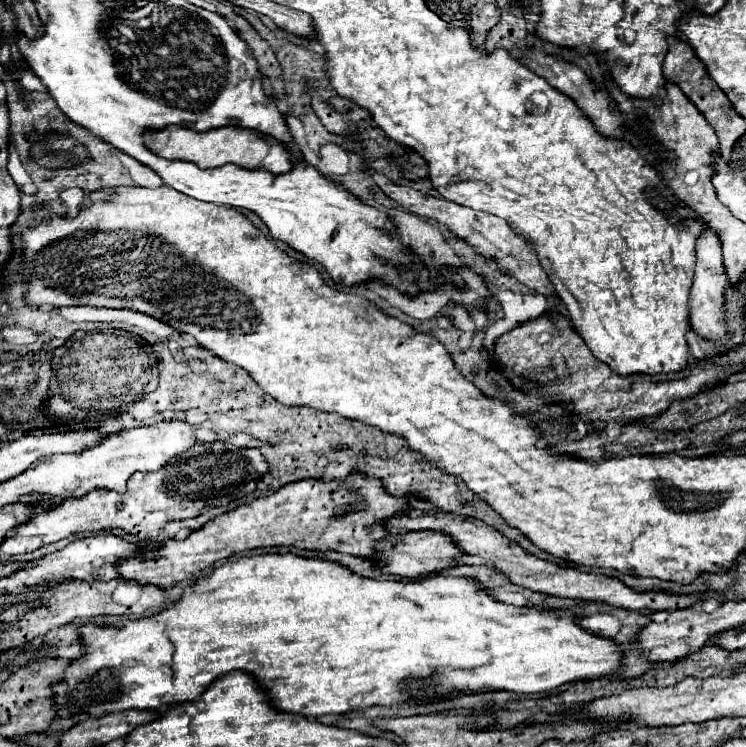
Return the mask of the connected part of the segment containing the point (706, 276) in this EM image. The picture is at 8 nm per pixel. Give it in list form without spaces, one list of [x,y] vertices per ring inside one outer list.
[[[702,217],[698,223],[702,225],[702,235],[696,241],[696,269],[694,269],[694,283],[688,299],[690,325],[698,335],[706,339],[724,339],[730,333],[724,327],[724,289],[728,287],[728,275],[724,273],[720,239],[716,237],[716,233],[710,231],[708,223]]]

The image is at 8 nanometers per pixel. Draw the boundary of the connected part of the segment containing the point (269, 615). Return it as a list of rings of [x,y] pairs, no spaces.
[[[264,553],[264,555],[252,555],[252,557],[240,557],[238,561],[228,561],[224,563],[222,567],[216,567],[212,571],[210,577],[206,579],[200,579],[196,585],[192,587],[186,587],[184,589],[184,595],[172,603],[172,607],[166,607],[162,609],[160,613],[152,615],[152,617],[142,617],[142,619],[128,619],[124,621],[122,625],[118,627],[94,627],[94,625],[84,625],[80,627],[80,635],[84,639],[84,645],[86,645],[86,655],[82,655],[80,659],[76,659],[68,671],[64,673],[62,681],[54,685],[54,693],[56,693],[56,705],[60,705],[58,709],[58,717],[66,717],[70,713],[74,715],[82,715],[82,713],[90,713],[94,717],[100,717],[104,713],[114,713],[114,711],[126,711],[126,709],[156,709],[160,705],[168,705],[168,703],[184,703],[184,701],[192,701],[196,697],[200,697],[200,693],[204,693],[204,689],[216,679],[216,677],[222,677],[226,673],[230,673],[234,670],[244,669],[248,673],[252,673],[256,677],[258,683],[262,683],[262,687],[268,691],[270,695],[270,701],[276,709],[282,709],[286,713],[298,713],[298,715],[304,715],[304,717],[320,717],[320,715],[328,715],[328,713],[350,713],[350,711],[360,711],[360,709],[368,709],[368,707],[394,707],[394,705],[402,705],[402,703],[410,703],[410,701],[416,701],[416,703],[446,703],[450,699],[456,699],[456,695],[462,695],[462,693],[478,693],[478,691],[484,691],[484,689],[492,689],[492,691],[510,691],[510,693],[542,693],[542,691],[552,691],[552,689],[558,689],[562,687],[564,683],[570,683],[570,681],[580,681],[580,679],[596,679],[596,677],[606,677],[606,675],[622,675],[622,651],[618,647],[618,643],[614,639],[608,639],[608,637],[598,637],[598,635],[592,635],[588,633],[578,617],[566,609],[548,609],[548,611],[538,611],[536,607],[514,607],[514,605],[508,605],[508,603],[502,603],[498,599],[494,599],[490,595],[492,591],[490,589],[484,589],[476,579],[472,577],[454,577],[448,575],[432,575],[428,579],[418,579],[418,581],[380,581],[380,579],[370,579],[370,577],[362,577],[362,575],[356,575],[352,573],[348,567],[340,565],[340,563],[334,563],[334,561],[328,561],[328,559],[306,559],[306,557],[298,557],[294,553]]]

